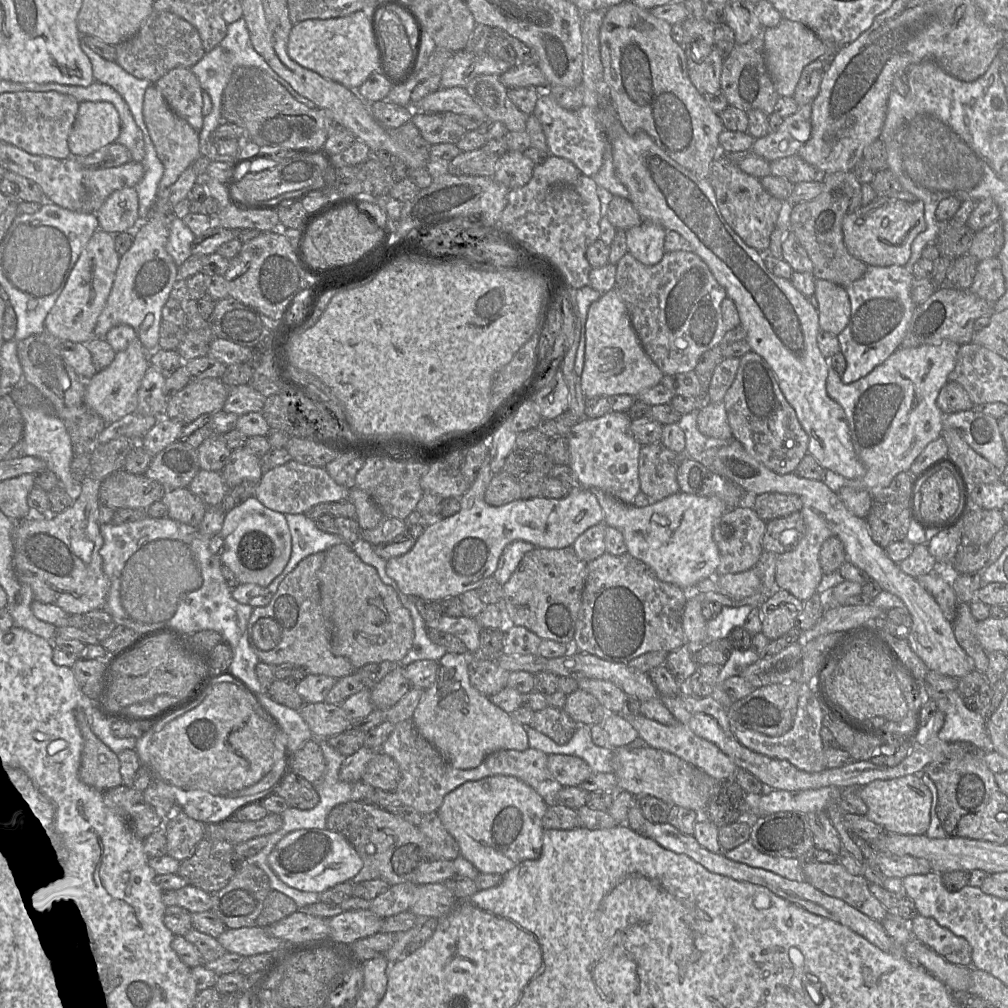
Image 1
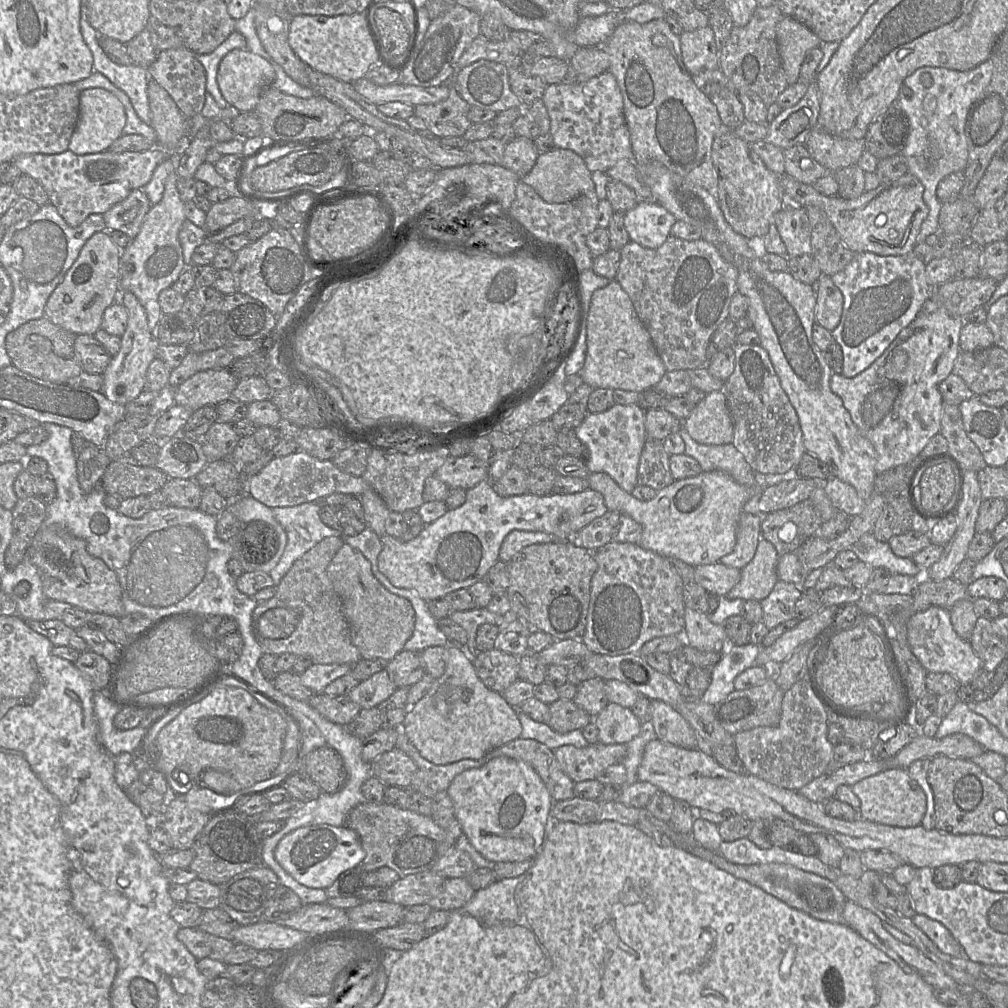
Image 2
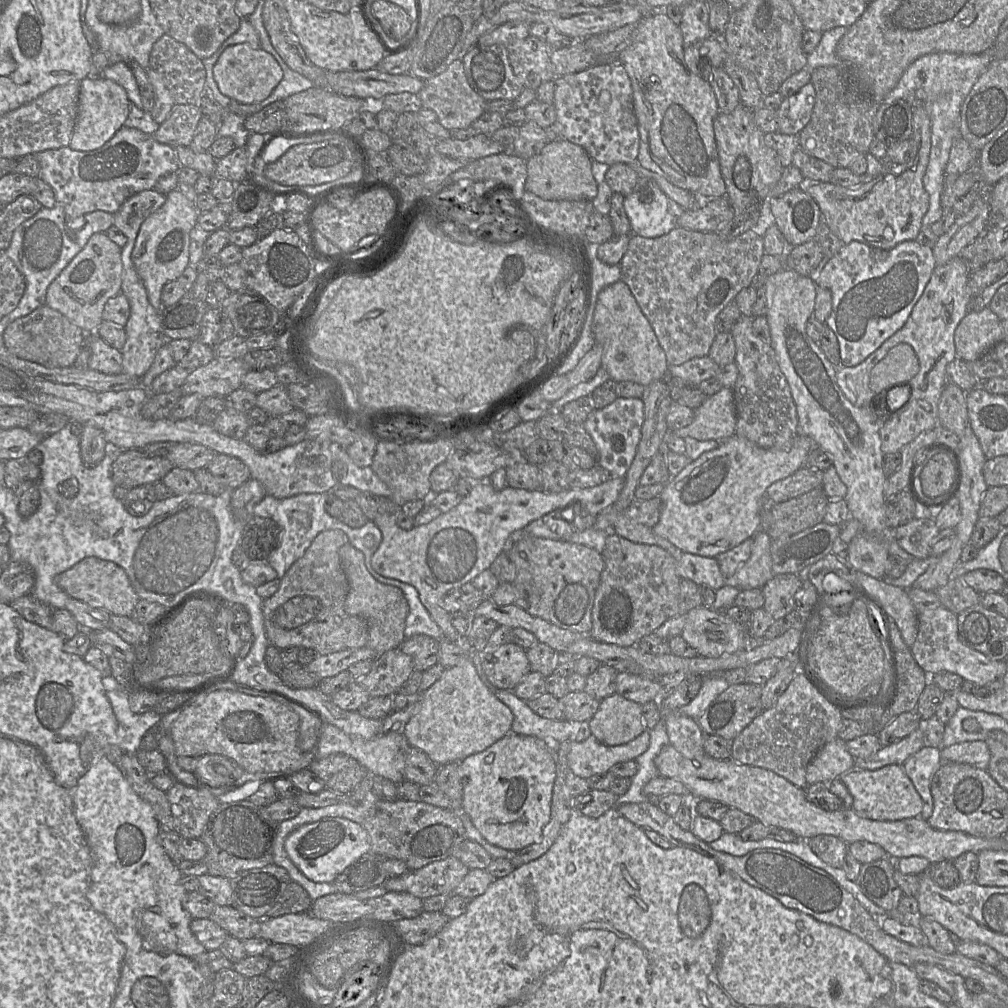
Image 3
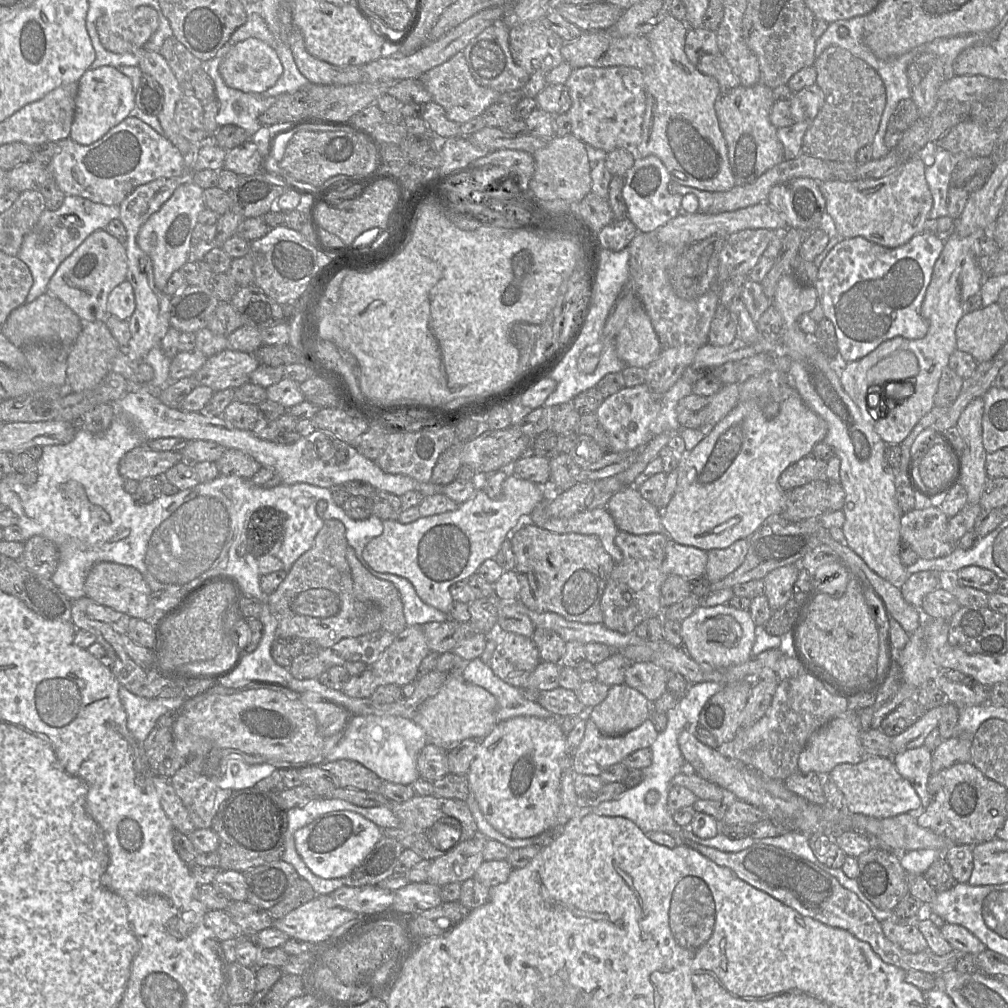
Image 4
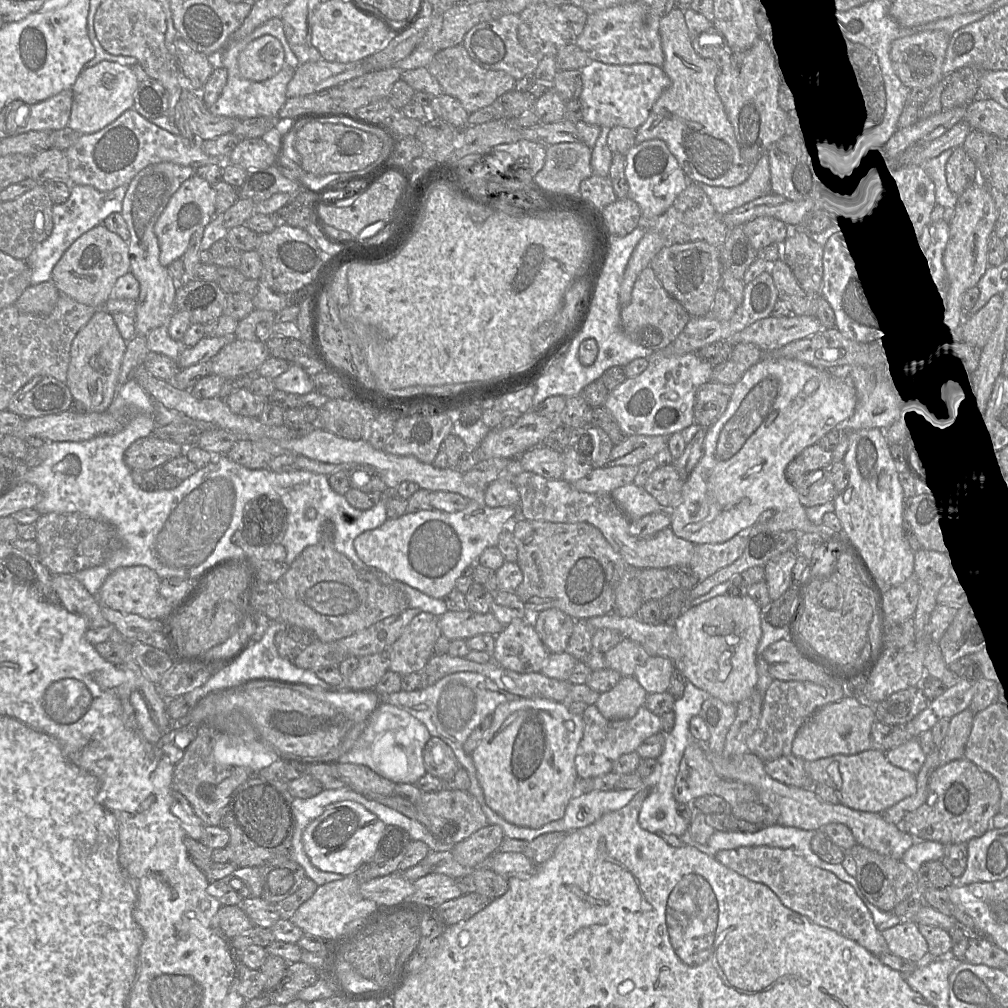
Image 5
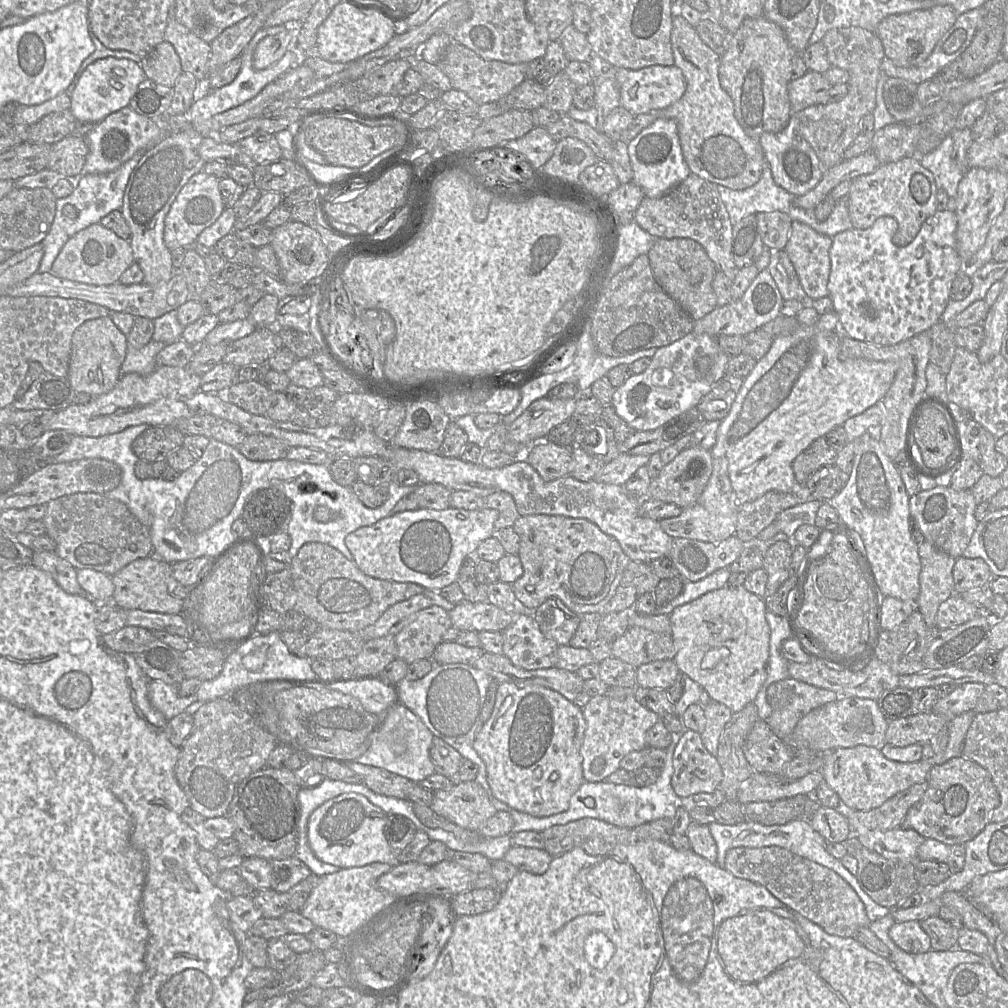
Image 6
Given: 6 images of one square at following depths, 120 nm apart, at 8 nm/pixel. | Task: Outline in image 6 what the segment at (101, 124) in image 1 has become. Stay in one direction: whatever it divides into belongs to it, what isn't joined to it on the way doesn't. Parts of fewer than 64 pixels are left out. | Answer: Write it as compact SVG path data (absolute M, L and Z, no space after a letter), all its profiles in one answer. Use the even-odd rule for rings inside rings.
M115 57L98 59L85 69L76 83L73 82L69 87L69 89L71 89L70 110L77 121L97 124L104 120L109 114L129 106L130 100L135 94L138 86L145 79L146 75L141 65L130 59Z

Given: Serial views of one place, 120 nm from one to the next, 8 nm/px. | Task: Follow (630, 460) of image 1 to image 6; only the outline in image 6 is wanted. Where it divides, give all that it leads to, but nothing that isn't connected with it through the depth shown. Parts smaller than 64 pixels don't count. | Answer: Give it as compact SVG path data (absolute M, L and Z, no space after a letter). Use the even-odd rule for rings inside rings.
M692 331L674 343L658 348L645 371L632 375L615 389L611 404L617 415L635 431L657 429L697 406L715 383L725 376L729 360L730 357L720 348L716 337ZM701 356L709 356L714 361L706 377L700 376L695 367L695 361Z

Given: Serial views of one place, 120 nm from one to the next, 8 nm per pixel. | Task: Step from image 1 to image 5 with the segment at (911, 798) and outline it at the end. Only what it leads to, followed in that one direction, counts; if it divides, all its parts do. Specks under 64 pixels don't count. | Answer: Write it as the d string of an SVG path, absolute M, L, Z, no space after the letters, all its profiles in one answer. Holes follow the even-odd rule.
M868 749L854 755L835 755L804 763L812 784L831 787L839 802L855 810L883 814L888 808L913 795L917 790L916 775L891 764L885 753Z

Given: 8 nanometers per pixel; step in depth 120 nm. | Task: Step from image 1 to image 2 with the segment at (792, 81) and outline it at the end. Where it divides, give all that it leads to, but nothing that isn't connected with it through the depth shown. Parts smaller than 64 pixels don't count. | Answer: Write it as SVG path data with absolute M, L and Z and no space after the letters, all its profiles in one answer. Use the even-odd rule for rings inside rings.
M784 16L778 23L776 39L787 83L792 85L799 80L806 53L821 46L822 41L805 25L789 16Z

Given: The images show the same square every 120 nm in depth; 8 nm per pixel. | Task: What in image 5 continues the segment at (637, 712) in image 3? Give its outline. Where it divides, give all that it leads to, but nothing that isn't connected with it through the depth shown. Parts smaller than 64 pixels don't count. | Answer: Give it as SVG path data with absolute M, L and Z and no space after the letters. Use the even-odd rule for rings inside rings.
M633 676L622 677L611 690L600 694L595 706L608 720L629 719L644 705L647 695Z

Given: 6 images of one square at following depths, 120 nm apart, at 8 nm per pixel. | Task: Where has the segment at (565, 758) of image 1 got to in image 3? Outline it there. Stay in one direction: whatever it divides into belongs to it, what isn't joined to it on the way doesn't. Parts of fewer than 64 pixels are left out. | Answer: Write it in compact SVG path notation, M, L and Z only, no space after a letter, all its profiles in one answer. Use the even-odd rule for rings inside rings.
M649 730L626 744L615 746L605 745L591 734L583 742L572 741L567 756L568 766L573 774L588 779L608 772L617 763L635 760L648 749L649 744Z

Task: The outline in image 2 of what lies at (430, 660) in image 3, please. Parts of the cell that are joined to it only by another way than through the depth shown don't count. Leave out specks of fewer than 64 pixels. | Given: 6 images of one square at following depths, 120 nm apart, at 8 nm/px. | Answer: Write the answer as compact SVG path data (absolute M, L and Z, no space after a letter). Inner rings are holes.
M405 649L386 662L385 669L397 688L411 687L426 674L421 652Z

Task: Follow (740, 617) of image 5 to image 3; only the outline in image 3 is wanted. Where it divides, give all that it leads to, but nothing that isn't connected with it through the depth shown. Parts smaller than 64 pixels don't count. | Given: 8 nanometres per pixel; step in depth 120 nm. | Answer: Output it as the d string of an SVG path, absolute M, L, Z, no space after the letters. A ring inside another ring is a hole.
M700 606L686 616L682 637L699 656L717 658L747 647L749 632L725 612Z

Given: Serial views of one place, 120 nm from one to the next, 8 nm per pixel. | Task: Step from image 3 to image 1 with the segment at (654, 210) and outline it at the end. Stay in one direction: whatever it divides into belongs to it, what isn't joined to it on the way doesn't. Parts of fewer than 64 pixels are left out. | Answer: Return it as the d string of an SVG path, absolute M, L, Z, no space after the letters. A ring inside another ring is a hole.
M643 221L626 231L628 252L644 265L659 263L665 254L666 232L660 225Z

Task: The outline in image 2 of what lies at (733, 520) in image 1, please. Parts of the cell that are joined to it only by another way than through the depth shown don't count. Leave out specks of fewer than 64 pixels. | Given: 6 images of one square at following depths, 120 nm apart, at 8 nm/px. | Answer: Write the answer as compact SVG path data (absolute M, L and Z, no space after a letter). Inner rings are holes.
M742 512L736 529L736 545L734 550L723 556L719 562L727 567L741 570L754 557L761 538L763 515Z

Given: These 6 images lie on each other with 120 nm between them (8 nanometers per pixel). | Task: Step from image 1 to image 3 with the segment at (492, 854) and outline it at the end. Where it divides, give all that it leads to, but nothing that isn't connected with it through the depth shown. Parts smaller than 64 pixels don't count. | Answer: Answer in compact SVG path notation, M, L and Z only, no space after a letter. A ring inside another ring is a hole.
M510 731L484 751L460 762L462 811L470 817L472 824L488 842L506 850L521 850L542 840L543 829L550 820L556 774L557 754L552 744L535 736Z

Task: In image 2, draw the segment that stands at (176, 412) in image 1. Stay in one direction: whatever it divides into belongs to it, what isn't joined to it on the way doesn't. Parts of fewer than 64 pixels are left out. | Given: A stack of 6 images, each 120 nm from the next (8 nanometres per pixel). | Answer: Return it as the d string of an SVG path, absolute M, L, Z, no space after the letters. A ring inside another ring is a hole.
M211 369L195 373L175 389L174 402L192 412L205 407L217 406L231 398L239 379L228 369Z

